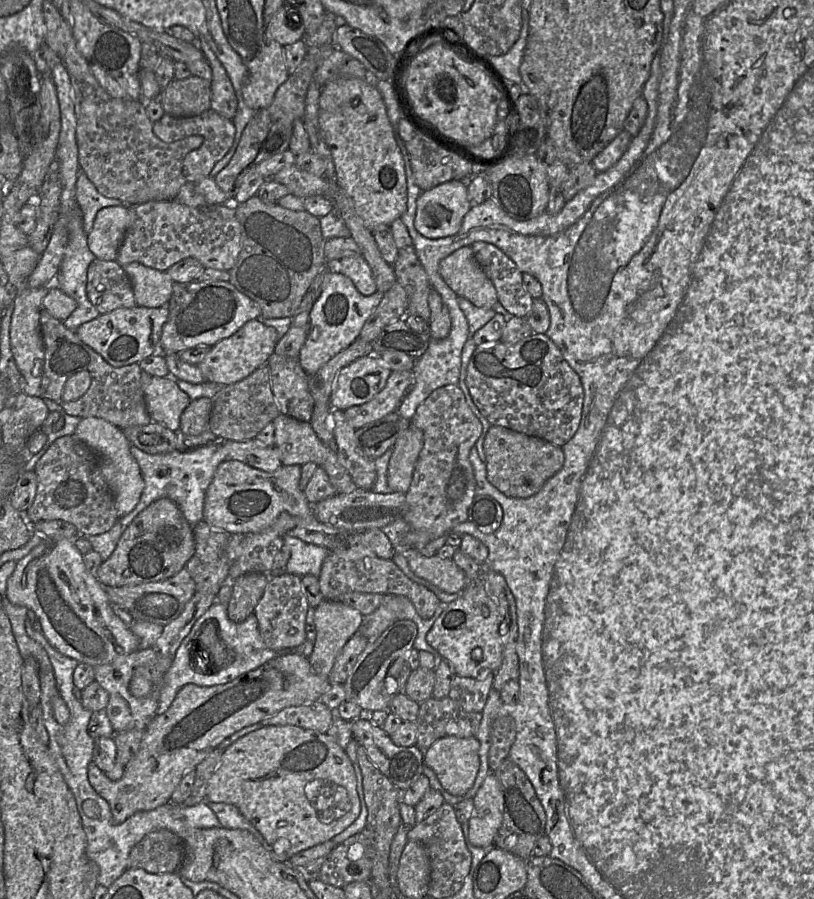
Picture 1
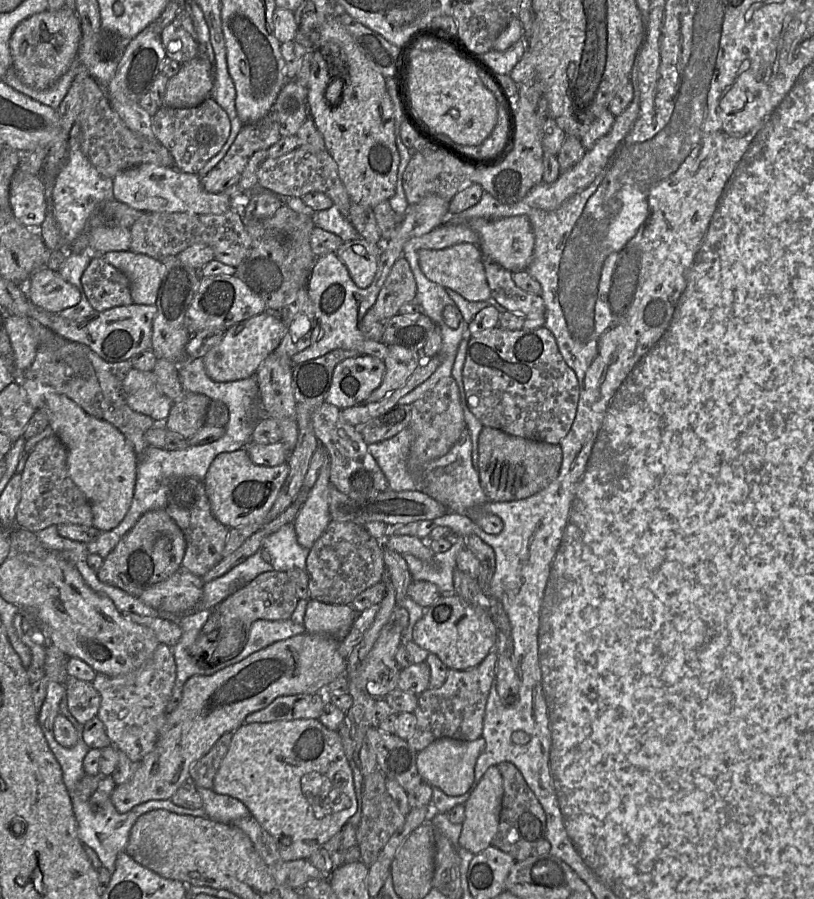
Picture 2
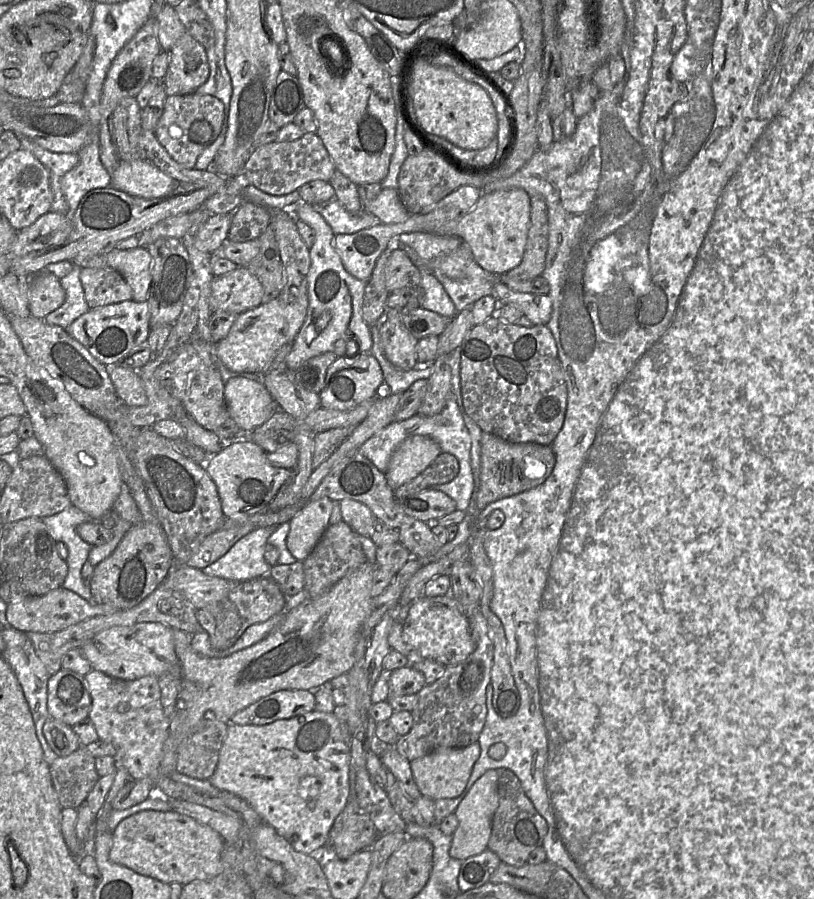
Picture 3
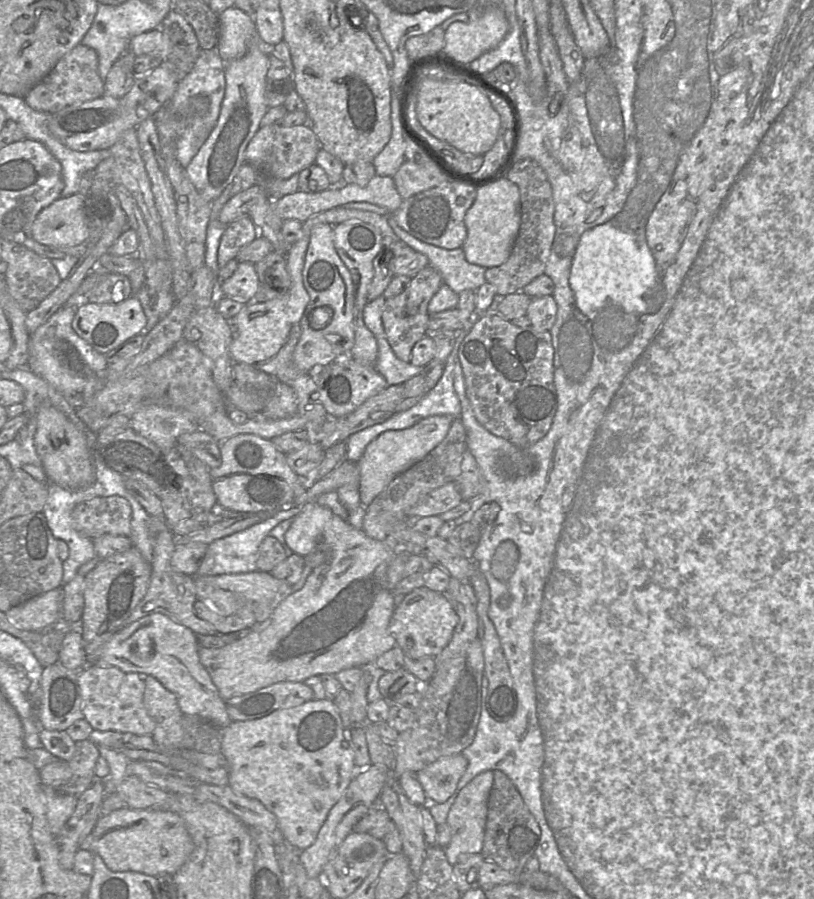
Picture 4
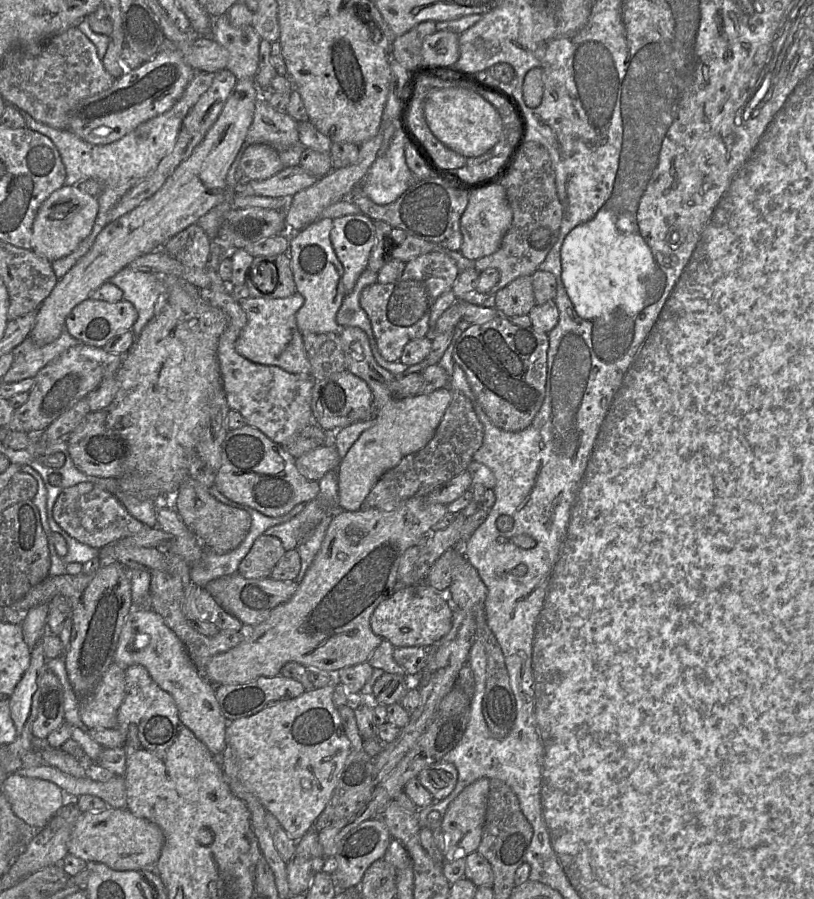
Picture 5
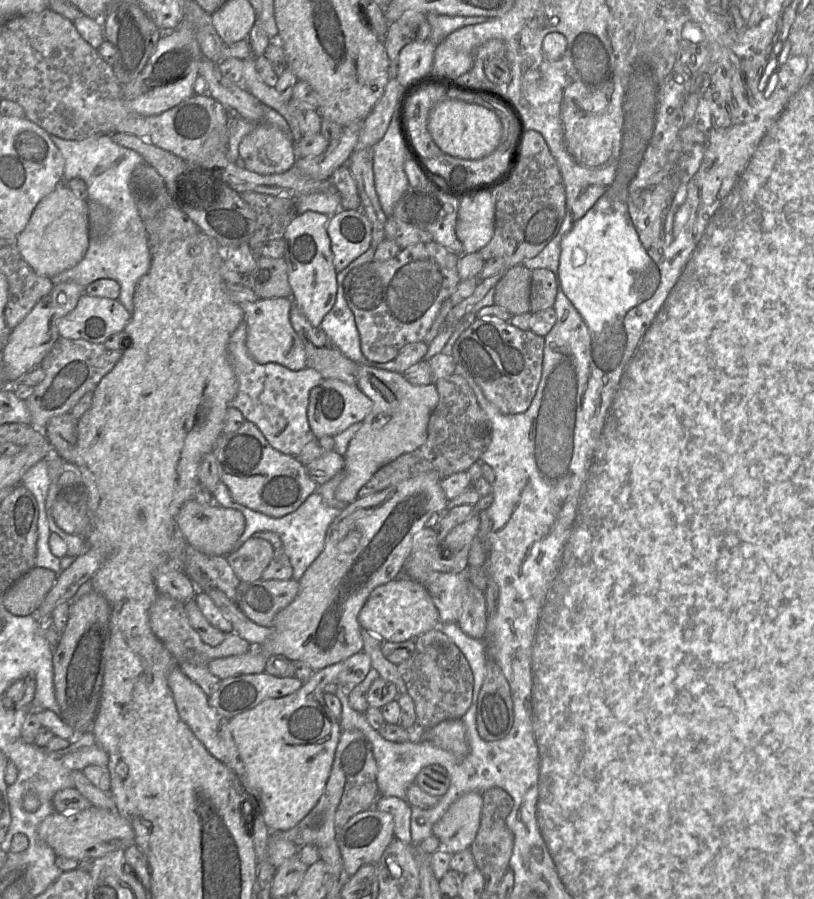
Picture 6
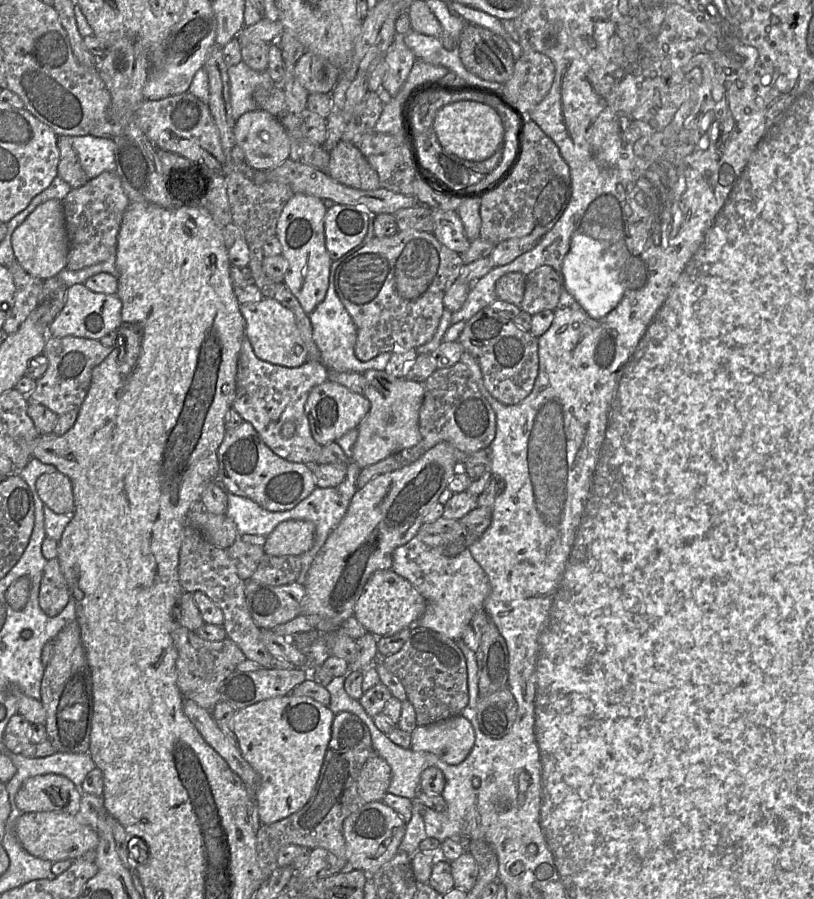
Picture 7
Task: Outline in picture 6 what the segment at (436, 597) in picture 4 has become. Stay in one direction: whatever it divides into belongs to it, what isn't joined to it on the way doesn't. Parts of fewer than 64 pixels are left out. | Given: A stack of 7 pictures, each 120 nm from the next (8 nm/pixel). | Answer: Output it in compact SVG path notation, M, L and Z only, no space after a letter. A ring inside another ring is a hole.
M398 577L376 587L361 608L358 620L362 628L387 642L415 640L421 634L440 626L439 613L429 592L409 577Z

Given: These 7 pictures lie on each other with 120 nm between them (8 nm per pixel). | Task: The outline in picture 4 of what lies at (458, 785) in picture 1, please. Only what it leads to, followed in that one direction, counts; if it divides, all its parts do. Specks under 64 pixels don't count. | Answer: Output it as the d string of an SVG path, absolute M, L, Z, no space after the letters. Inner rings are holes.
M462 753L442 757L417 772L417 779L428 803L444 803L455 792L467 768Z

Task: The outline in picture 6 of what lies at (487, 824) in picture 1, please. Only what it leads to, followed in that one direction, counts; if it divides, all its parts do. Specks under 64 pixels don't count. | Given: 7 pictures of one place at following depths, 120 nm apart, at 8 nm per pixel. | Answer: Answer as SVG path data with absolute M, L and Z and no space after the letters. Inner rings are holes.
M471 791L463 794L433 825L432 833L439 839L441 849L451 855L470 849L481 822L482 793Z

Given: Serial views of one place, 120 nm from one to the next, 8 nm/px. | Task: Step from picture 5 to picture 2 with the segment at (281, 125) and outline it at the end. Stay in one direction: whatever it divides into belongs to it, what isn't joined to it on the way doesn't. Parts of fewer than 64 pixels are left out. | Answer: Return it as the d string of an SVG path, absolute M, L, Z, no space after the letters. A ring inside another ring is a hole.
M298 146L278 158L267 158L258 170L257 178L260 190L269 190L279 197L301 198L310 192L324 193L338 207L341 214L349 219L351 200L339 178L337 164L326 149Z

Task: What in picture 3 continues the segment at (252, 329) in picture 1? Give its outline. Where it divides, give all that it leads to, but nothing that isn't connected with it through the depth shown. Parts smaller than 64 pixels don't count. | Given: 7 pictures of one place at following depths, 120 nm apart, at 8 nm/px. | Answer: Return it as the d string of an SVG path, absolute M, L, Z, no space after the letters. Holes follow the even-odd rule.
M277 297L268 303L262 303L256 308L237 315L227 336L215 344L215 358L232 372L263 374L270 367L270 364L278 351L287 344L293 344L305 321L307 315L307 303L307 299L298 300L293 303L285 303L280 297Z

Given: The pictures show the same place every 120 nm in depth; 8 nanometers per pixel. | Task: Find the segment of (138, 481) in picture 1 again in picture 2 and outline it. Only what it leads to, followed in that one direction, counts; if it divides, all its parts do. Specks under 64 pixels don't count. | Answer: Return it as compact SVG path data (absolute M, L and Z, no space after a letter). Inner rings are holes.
M15 367L15 382L25 390L30 404L37 410L43 410L49 418L49 426L67 449L68 474L73 483L83 492L90 503L93 514L93 527L108 531L117 527L125 517L131 505L137 476L137 455L125 436L105 420L88 415L78 404L58 393L51 386L39 383L27 377L27 371Z

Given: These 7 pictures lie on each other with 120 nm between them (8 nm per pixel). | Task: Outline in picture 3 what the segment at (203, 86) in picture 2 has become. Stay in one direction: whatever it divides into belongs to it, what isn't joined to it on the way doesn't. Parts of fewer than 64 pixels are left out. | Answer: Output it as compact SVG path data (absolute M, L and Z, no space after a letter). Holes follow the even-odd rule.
M185 32L169 54L169 67L163 84L167 95L195 93L209 78L207 49Z

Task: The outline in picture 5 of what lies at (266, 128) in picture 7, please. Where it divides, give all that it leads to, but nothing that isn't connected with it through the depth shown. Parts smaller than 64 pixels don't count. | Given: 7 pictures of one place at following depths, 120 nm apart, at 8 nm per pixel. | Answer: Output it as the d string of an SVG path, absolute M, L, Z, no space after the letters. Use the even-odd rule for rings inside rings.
M265 143L248 145L241 157L240 167L248 180L266 180L284 169L280 153Z

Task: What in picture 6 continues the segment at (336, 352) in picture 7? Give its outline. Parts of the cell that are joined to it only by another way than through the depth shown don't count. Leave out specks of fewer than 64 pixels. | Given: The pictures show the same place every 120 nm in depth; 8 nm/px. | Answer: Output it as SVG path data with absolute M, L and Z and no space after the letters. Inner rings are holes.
M343 282L342 285L338 285L335 304L324 317L320 328L347 358L358 365L367 365L396 372L397 367L394 361L386 363L373 362L363 355L354 314L345 299Z

